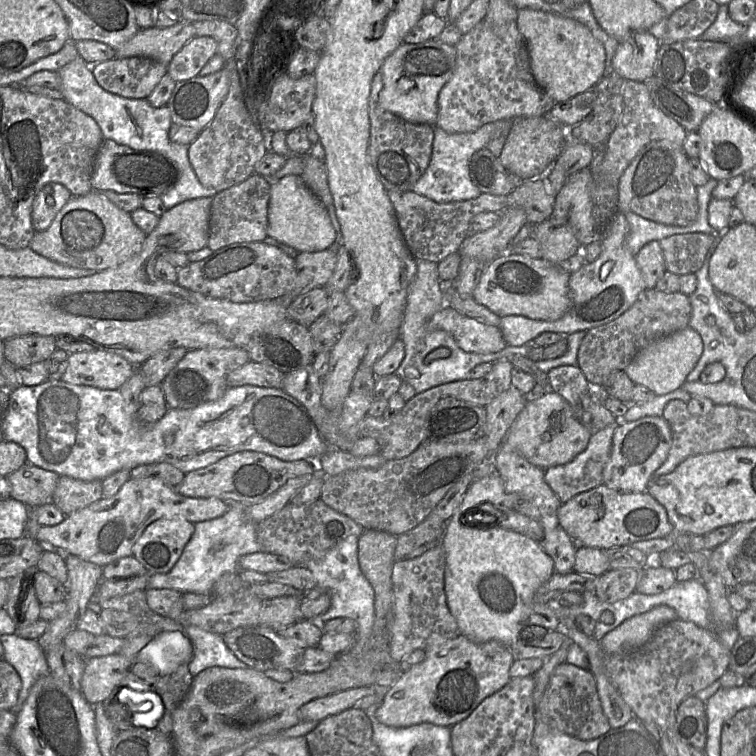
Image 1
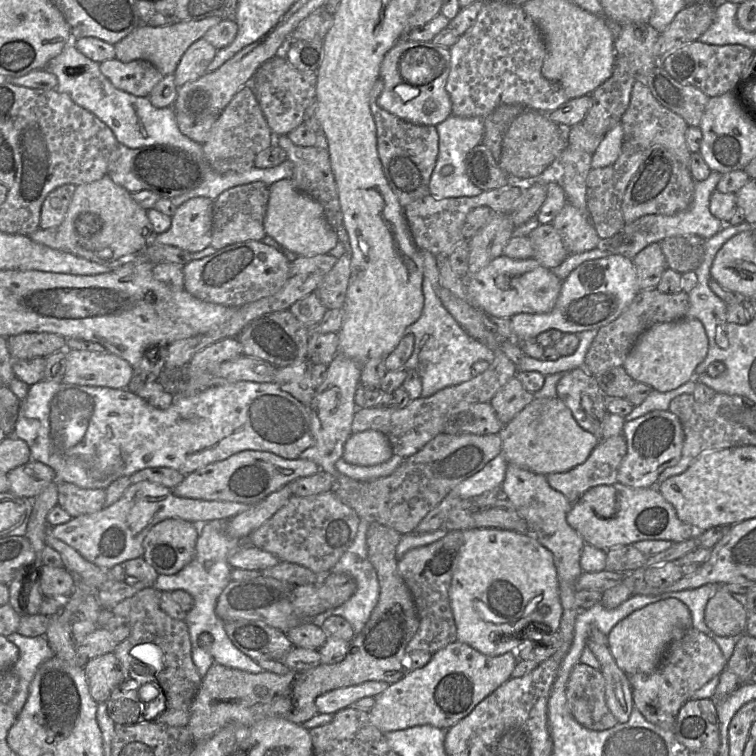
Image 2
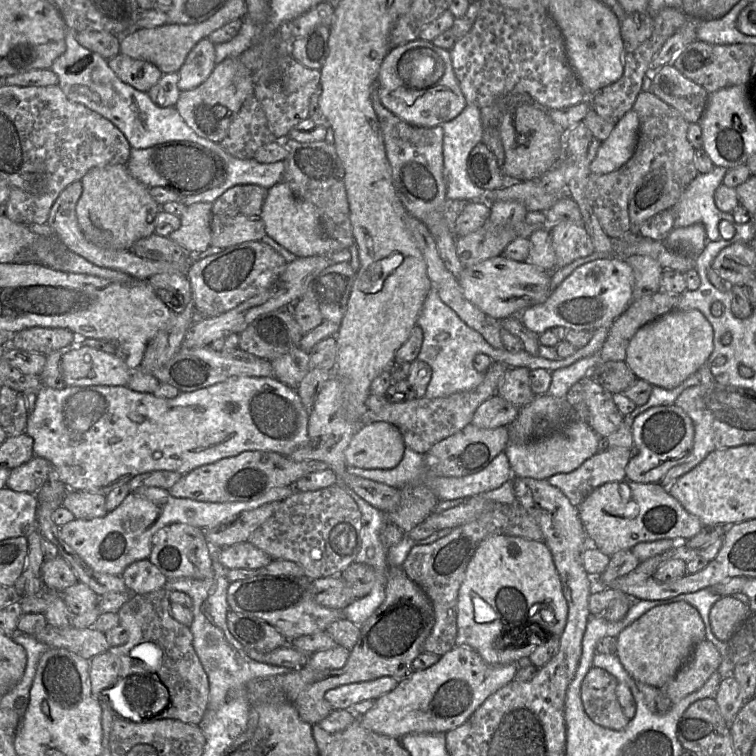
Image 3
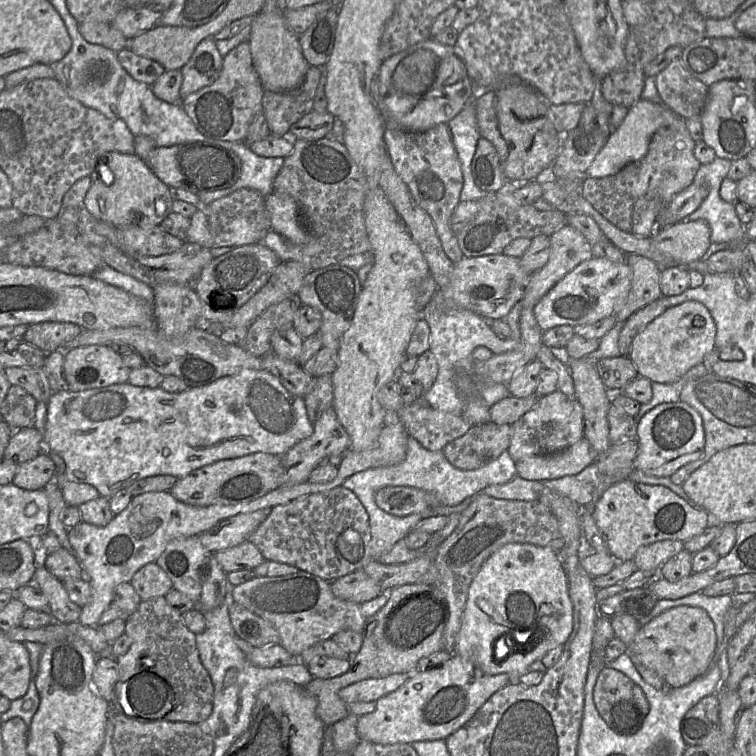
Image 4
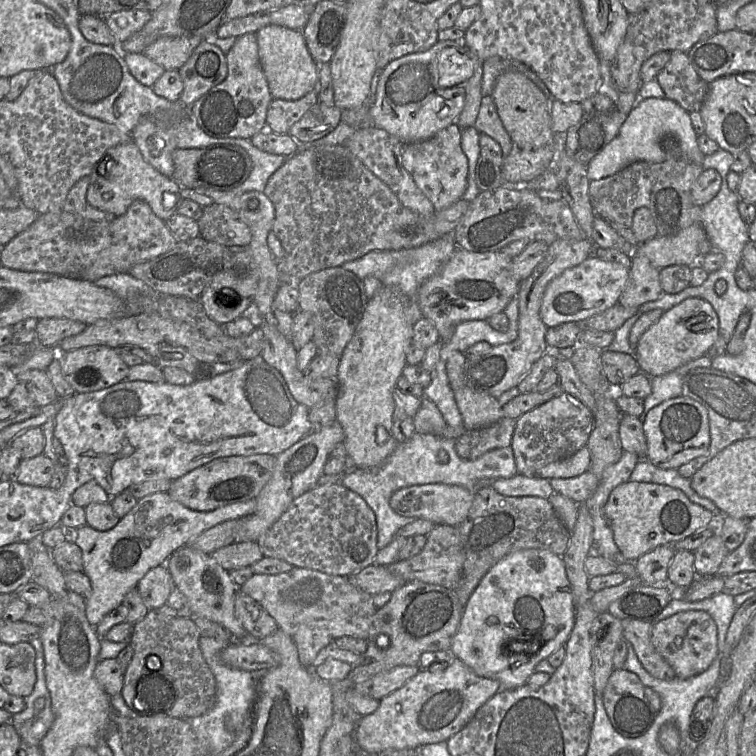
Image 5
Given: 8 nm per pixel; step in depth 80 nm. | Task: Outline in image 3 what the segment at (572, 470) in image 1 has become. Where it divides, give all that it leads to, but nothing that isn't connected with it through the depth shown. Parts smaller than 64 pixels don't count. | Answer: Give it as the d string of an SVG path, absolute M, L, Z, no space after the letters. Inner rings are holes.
M623 447L598 451L574 471L555 474L547 481L578 507L599 486L625 480L625 469L631 455L632 451Z

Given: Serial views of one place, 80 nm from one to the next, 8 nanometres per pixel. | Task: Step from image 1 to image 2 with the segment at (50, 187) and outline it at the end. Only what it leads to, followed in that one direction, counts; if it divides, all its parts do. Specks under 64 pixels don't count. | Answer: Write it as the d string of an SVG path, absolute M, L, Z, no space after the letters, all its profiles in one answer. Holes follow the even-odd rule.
M65 184L47 195L41 207L39 228L56 228L63 222L75 189L73 184Z

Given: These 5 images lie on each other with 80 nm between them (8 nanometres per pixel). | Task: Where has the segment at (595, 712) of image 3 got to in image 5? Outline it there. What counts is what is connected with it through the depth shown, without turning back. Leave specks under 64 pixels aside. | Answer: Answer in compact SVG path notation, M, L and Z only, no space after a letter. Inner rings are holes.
M625 669L613 670L602 701L611 724L625 737L642 735L657 714L639 677Z

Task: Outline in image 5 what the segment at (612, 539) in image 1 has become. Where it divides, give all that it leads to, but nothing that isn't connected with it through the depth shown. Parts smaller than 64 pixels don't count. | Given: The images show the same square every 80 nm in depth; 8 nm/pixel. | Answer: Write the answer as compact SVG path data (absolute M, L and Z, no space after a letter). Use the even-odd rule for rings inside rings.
M628 481L615 487L604 507L614 541L628 560L634 562L661 545L674 543L707 528L713 513L693 503L681 490L663 484Z

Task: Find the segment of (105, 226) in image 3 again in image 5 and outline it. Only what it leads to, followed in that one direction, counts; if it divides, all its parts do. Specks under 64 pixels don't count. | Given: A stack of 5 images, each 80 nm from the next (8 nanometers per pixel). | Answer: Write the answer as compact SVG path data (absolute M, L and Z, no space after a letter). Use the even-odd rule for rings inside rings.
M132 140L108 149L101 164L106 167L105 174L100 175L95 168L93 169L86 200L91 206L103 212L120 216L127 211L133 201L142 200L151 207L158 218L166 221L177 213L179 205L184 200L181 195L182 187L147 163Z

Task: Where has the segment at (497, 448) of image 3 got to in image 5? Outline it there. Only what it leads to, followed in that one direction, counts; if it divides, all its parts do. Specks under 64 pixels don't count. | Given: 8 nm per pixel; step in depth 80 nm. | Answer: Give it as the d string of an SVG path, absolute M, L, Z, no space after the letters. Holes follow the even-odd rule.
M503 418L491 425L466 431L456 440L458 456L475 460L486 452L511 445L516 420Z

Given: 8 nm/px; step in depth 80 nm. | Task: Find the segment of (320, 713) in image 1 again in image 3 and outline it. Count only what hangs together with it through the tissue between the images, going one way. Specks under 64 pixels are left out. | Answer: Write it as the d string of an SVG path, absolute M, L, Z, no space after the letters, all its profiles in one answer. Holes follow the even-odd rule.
M392 677L352 683L333 688L326 692L325 699L334 710L350 710L359 702L377 700L380 696L393 690L399 681Z

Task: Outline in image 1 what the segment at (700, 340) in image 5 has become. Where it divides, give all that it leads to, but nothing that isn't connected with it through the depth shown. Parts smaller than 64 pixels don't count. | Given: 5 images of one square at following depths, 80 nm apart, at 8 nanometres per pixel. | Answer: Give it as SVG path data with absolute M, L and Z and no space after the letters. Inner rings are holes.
M690 326L658 338L642 348L624 372L635 385L642 385L656 395L664 395L680 388L695 367L703 352L703 341Z

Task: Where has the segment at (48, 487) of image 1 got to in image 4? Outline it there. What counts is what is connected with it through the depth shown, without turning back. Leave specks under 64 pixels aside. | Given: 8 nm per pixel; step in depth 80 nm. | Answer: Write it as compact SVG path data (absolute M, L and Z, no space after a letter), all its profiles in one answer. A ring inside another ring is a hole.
M40 453L34 459L18 466L12 483L25 490L41 490L53 475L54 464L45 454Z

